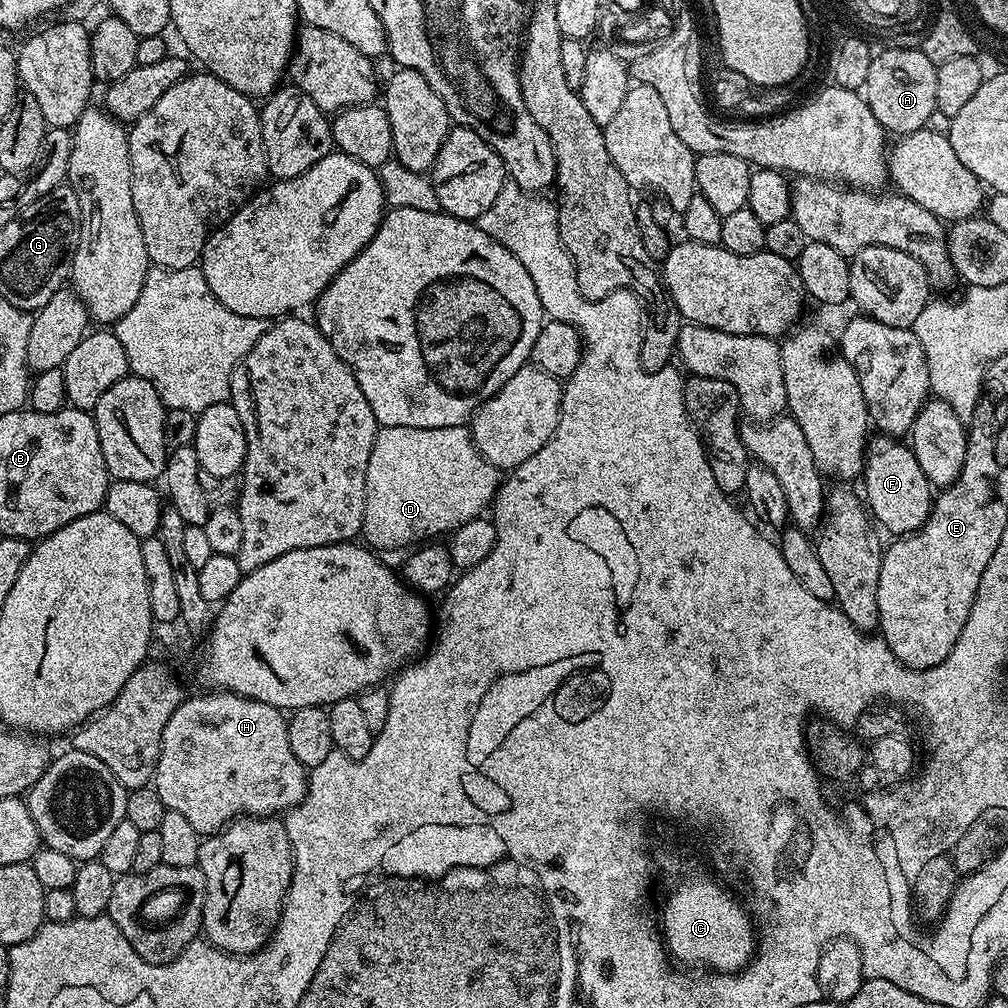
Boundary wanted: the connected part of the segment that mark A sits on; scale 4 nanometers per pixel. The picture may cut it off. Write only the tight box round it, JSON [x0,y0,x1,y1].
[862,46,938,134]

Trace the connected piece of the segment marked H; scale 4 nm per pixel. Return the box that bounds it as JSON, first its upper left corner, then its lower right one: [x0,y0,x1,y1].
[152,690,308,838]

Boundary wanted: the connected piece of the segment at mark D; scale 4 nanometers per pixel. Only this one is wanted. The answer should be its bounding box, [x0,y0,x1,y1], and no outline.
[362,427,502,550]

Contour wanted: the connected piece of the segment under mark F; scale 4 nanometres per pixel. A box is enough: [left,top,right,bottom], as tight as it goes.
[862,434,932,538]

